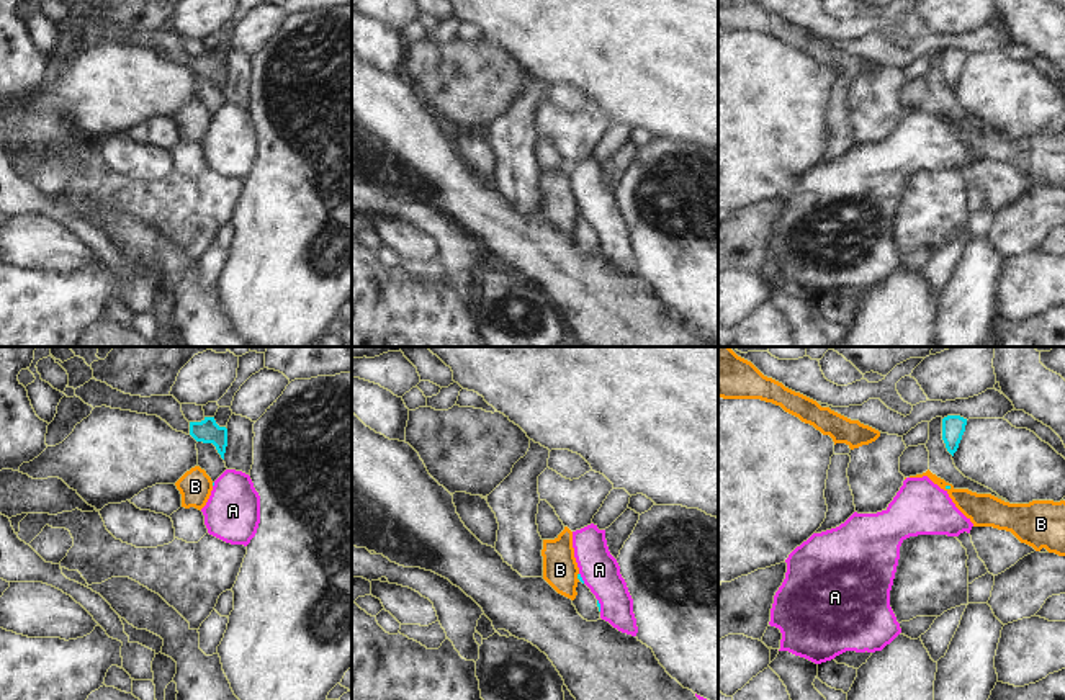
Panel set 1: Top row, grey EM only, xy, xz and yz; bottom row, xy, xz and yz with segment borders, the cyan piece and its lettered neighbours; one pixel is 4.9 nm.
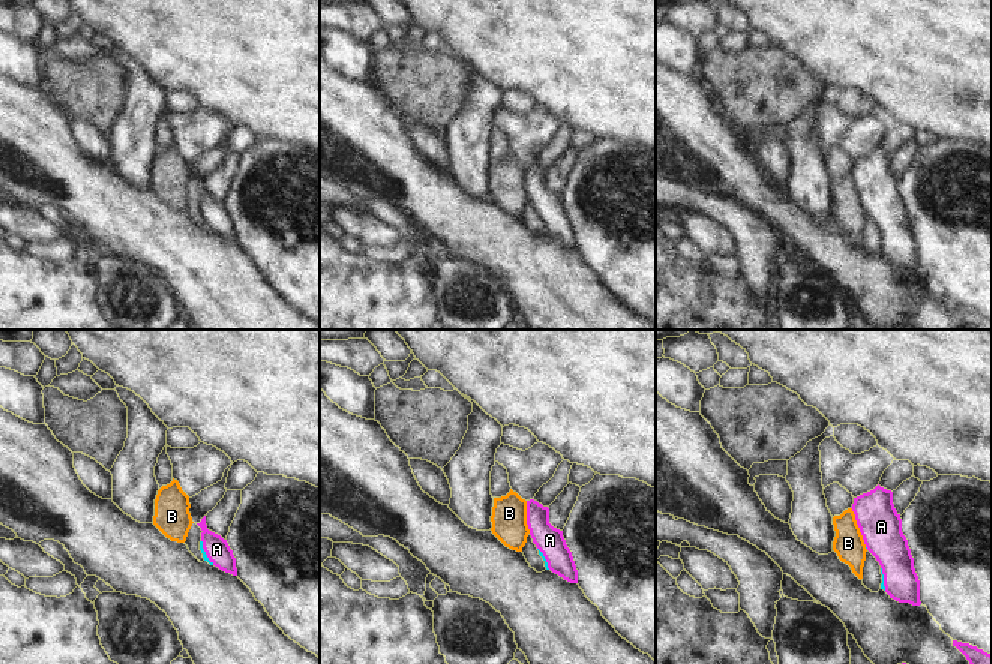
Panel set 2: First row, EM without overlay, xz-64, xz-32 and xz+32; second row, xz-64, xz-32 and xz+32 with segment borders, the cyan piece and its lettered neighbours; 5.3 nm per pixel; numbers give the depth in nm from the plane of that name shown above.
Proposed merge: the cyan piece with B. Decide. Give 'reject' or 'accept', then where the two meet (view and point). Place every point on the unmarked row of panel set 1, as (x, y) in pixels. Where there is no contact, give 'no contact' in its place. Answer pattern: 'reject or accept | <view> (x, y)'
reject | yz (948, 120)

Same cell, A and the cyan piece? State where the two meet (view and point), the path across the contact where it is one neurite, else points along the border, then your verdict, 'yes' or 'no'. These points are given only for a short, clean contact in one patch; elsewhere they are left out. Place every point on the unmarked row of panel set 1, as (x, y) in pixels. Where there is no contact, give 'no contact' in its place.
xz (599, 239) | across xz (597, 234), (599, 239), (599, 203) | yes

